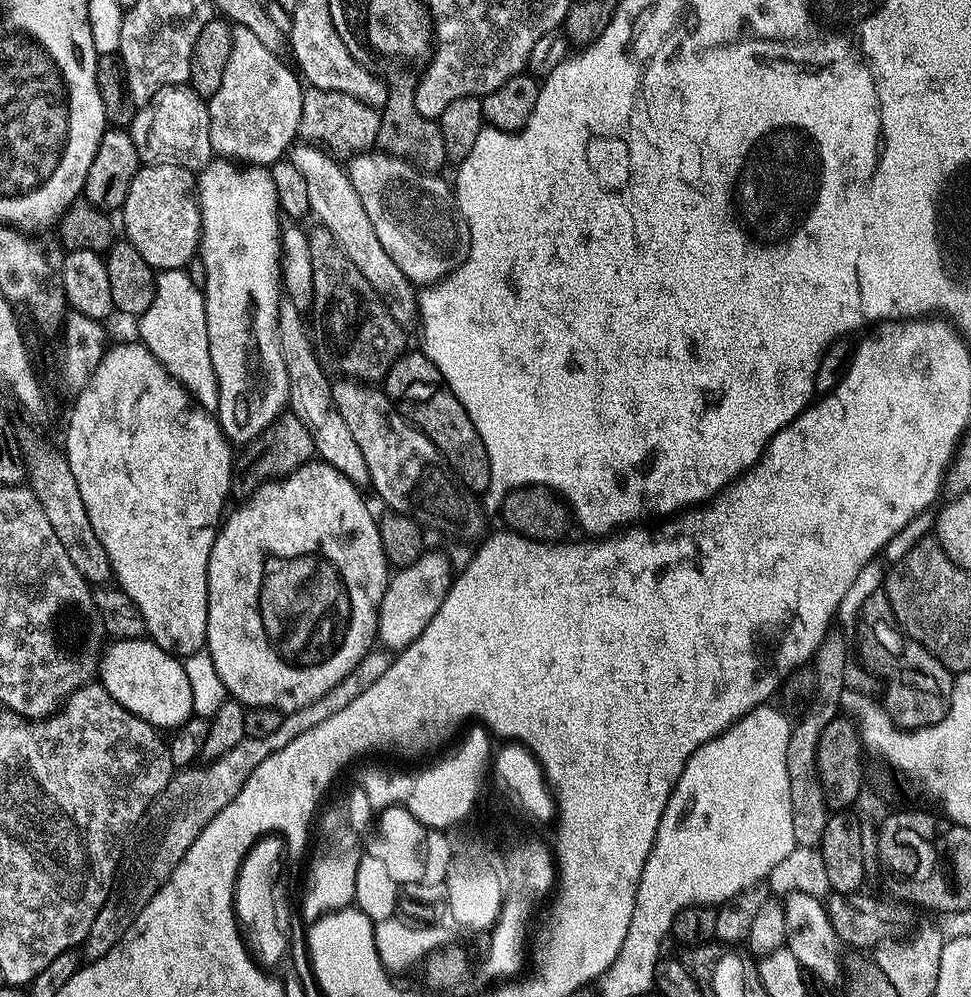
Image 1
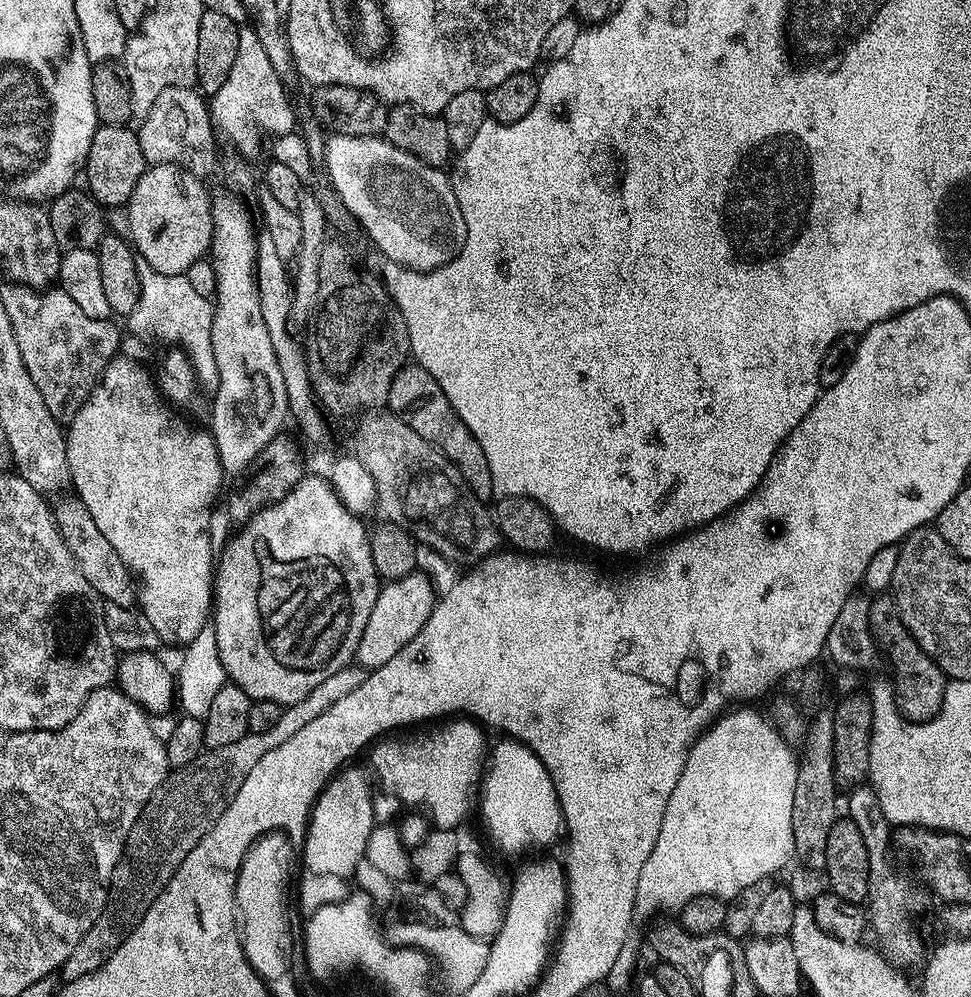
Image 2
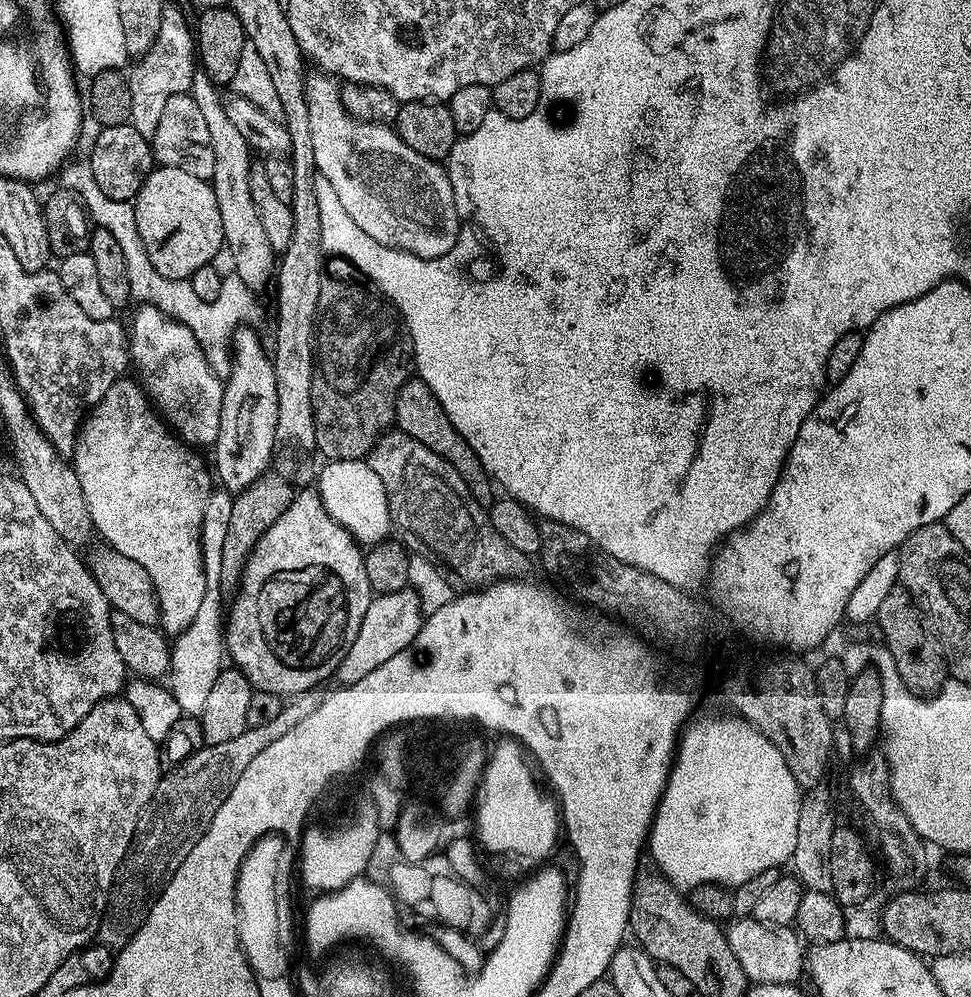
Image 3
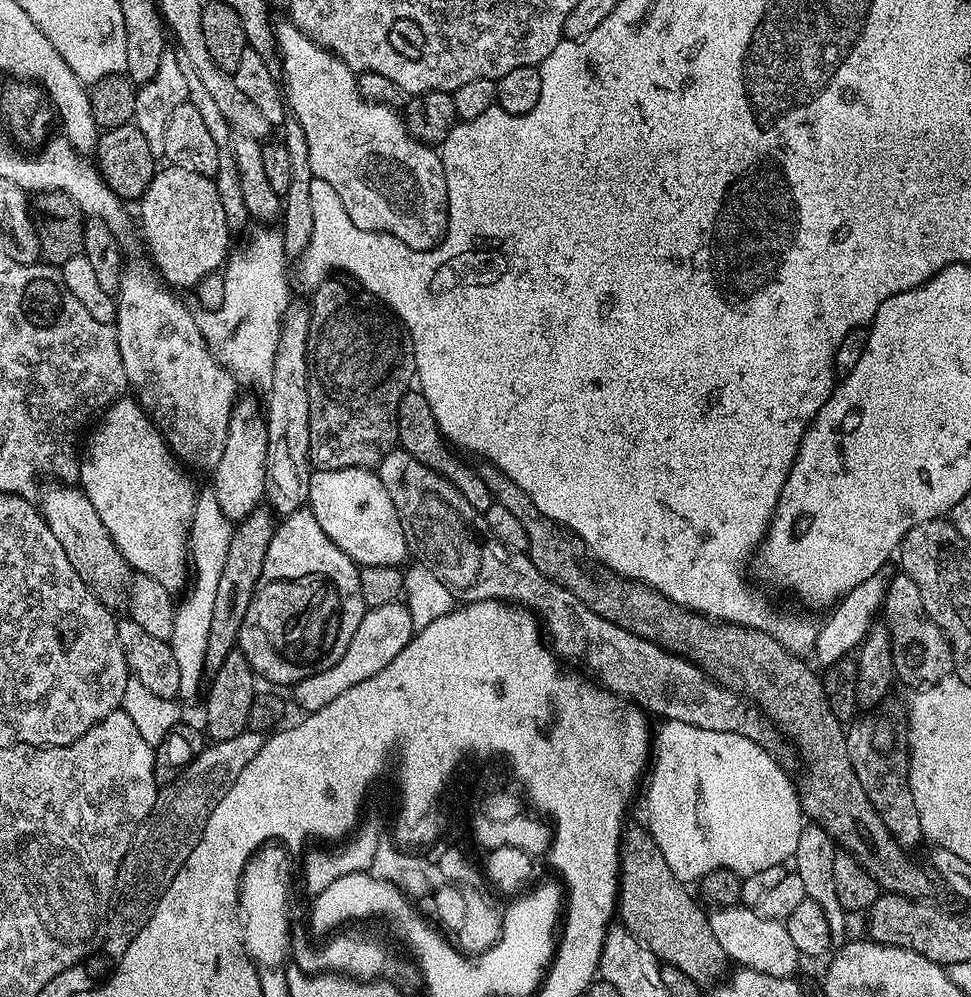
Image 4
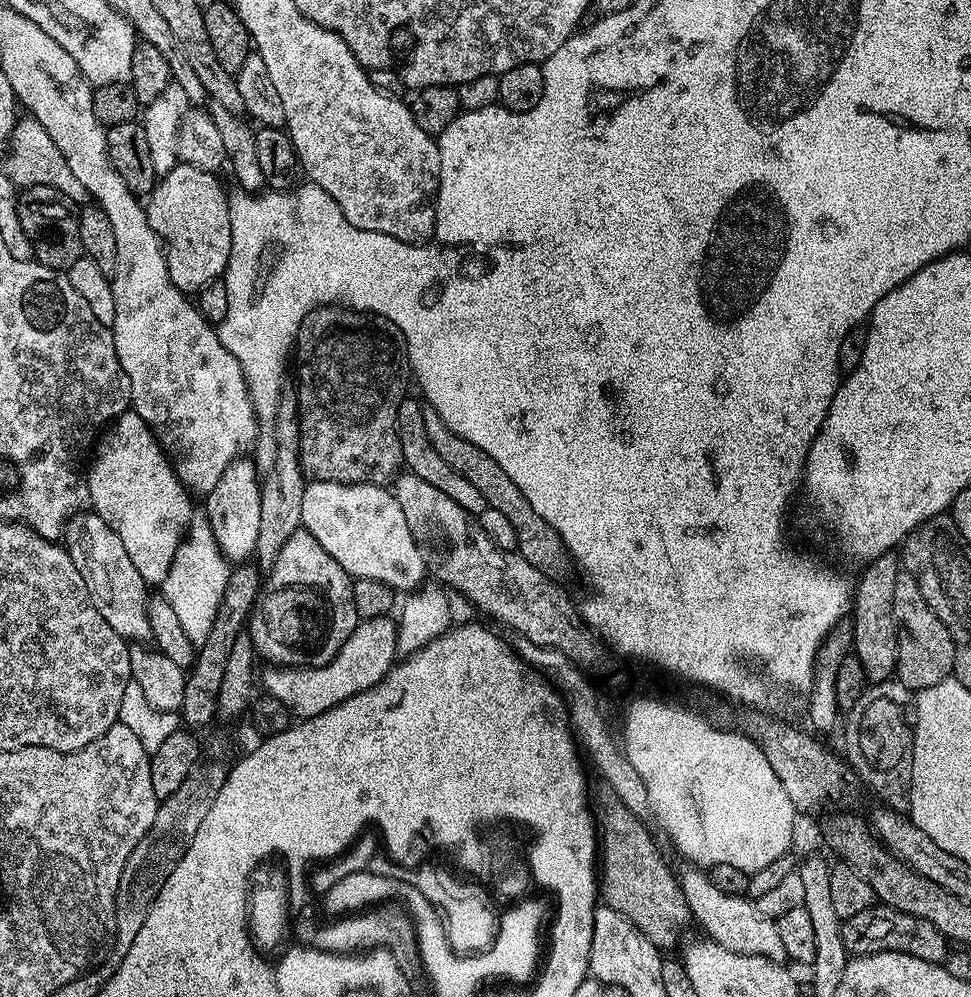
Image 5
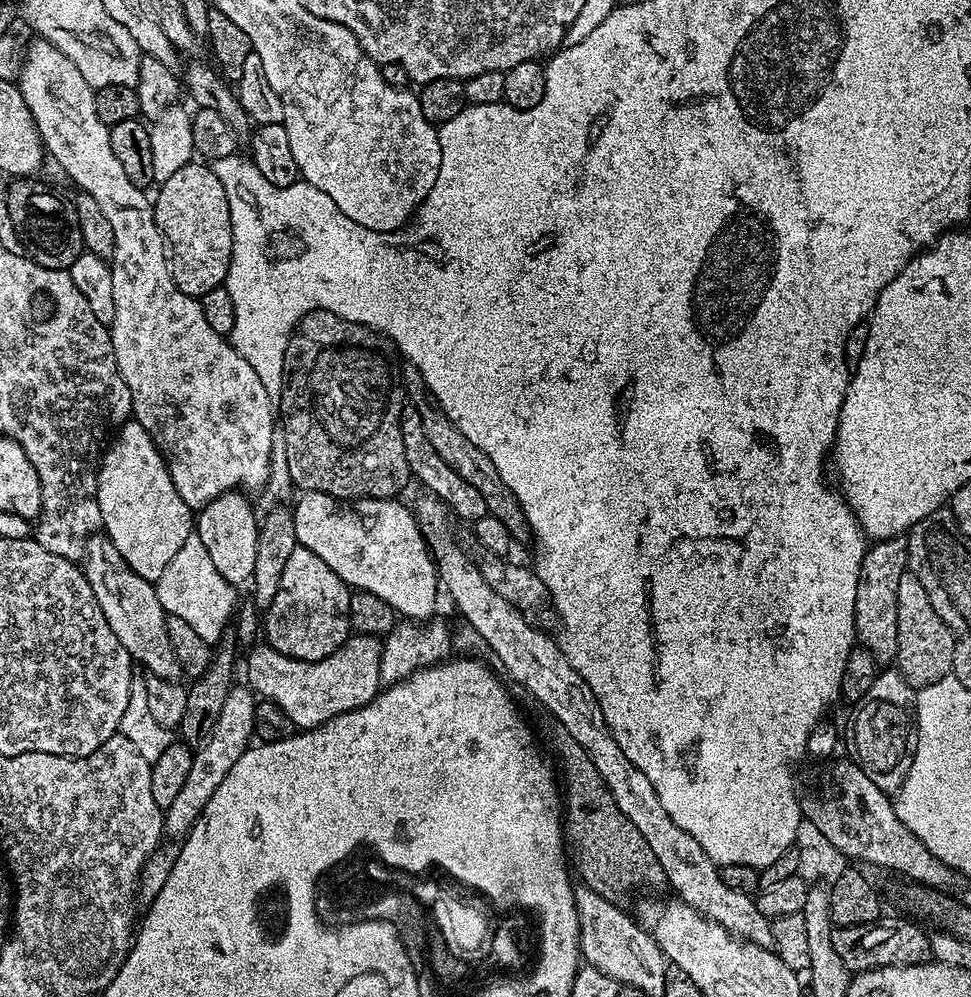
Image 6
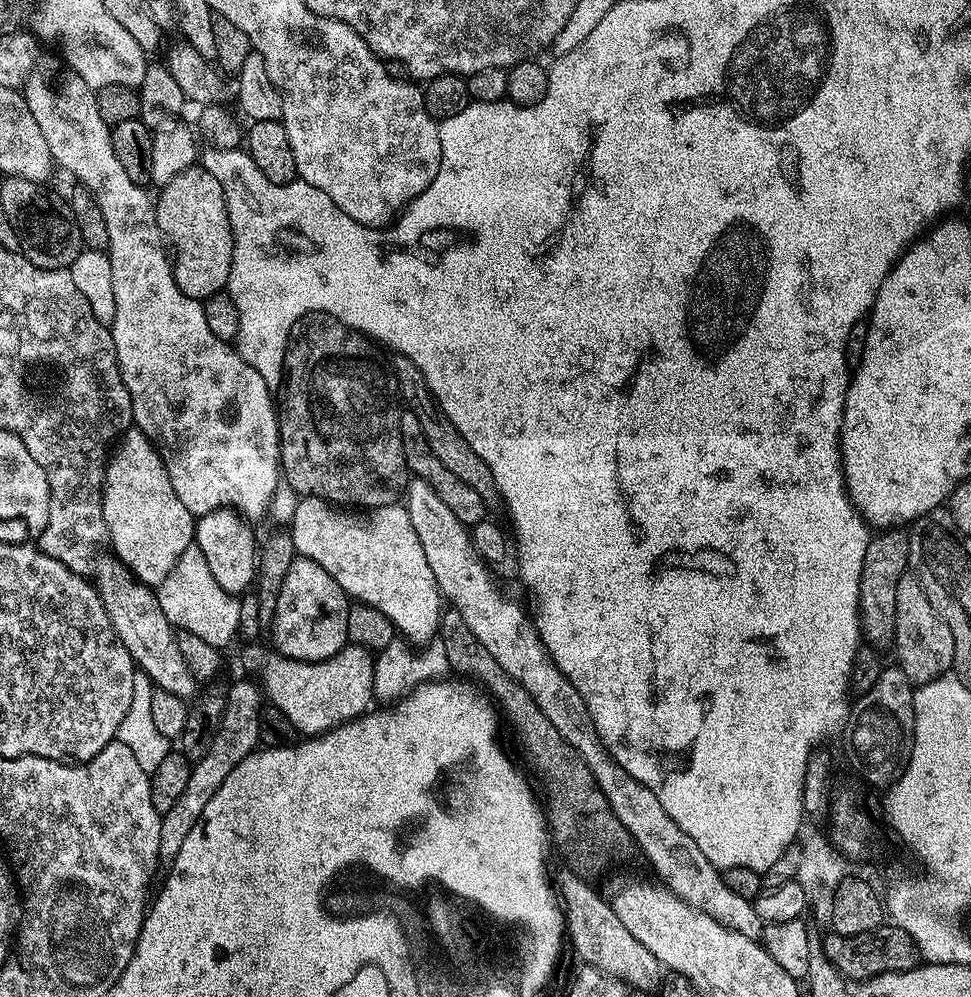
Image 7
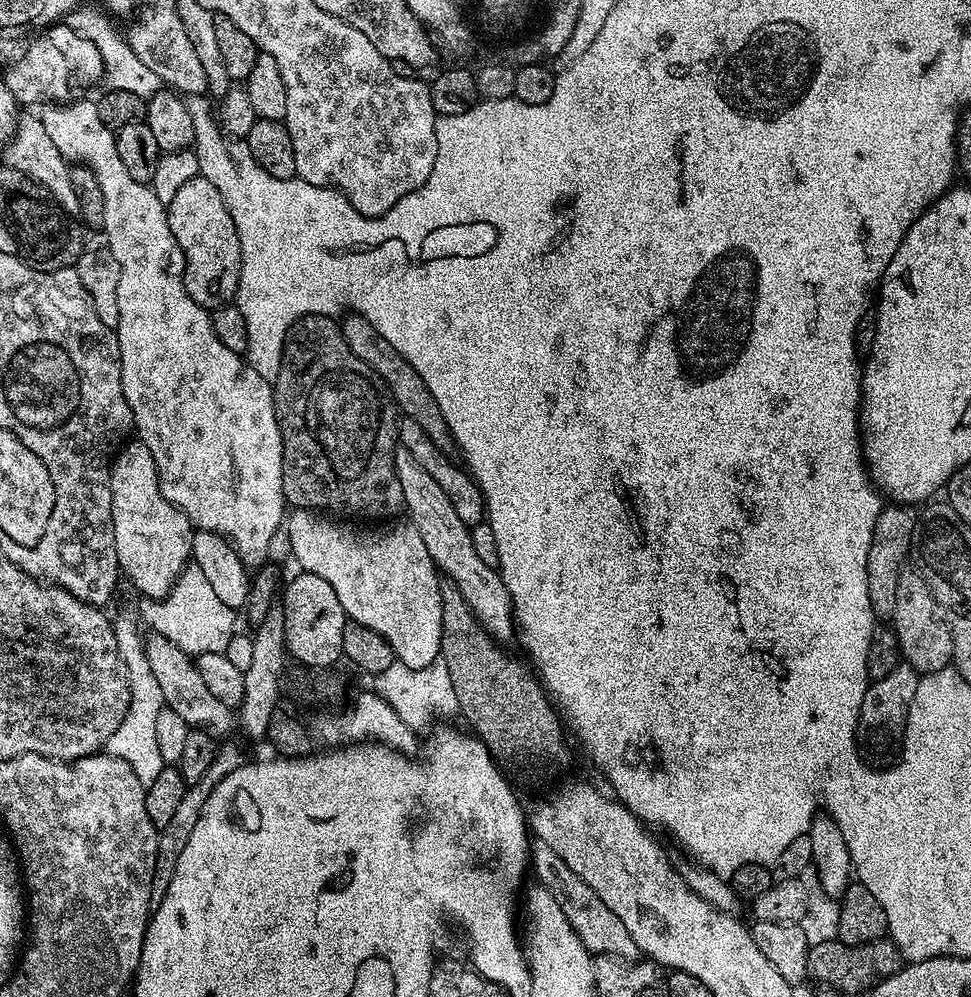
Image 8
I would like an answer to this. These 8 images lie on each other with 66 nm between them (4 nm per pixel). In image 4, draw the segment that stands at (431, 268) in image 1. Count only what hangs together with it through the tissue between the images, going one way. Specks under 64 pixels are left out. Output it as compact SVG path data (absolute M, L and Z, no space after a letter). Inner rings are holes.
M285 22L285 24L279 25L277 23L274 28L274 35L276 38L276 52L279 53L279 56L281 55L280 68L284 71L284 80L282 76L282 92L286 97L287 107L290 109L290 116L305 131L306 143L309 146L310 170L313 172L315 179L334 186L334 194L338 194L338 198L344 207L344 213L348 215L350 222L354 222L354 226L358 226L362 230L390 234L394 238L398 238L398 242L402 242L419 252L436 247L443 240L448 229L446 174L442 170L439 151L431 144L424 144L421 140L415 140L408 132L408 127L404 125L403 115L393 105L376 104L373 100L367 100L360 92L357 73L348 68L346 62L342 62L334 53L313 42L305 32L298 30L295 24Z

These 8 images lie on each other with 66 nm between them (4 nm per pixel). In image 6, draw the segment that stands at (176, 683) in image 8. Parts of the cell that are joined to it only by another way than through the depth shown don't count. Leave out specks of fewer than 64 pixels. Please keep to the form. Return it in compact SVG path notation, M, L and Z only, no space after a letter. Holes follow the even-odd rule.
M106 534L89 536L84 541L84 558L82 571L90 582L90 590L94 590L94 598L98 602L98 610L106 614L106 622L110 622L110 630L118 637L118 642L126 646L137 665L151 674L169 682L181 679L180 663L174 654L174 646L170 646L168 619L158 602L156 585L153 581L139 576L118 554L114 542Z

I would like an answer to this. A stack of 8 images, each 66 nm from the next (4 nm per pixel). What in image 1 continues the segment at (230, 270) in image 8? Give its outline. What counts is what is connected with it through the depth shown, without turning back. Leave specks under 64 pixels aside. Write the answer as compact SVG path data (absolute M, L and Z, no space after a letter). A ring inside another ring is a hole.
M145 164L130 182L130 194L122 209L124 215L124 232L129 244L146 258L154 270L169 268L183 269L194 259L200 247L200 201L198 199L198 180L193 169L183 168L177 164Z

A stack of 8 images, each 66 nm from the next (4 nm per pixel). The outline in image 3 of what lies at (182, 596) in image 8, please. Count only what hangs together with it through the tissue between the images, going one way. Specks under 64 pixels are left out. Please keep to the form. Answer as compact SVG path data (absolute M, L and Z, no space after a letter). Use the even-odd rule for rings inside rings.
M213 487L202 514L202 530L200 545L202 546L202 566L206 574L206 594L202 597L202 607L186 630L171 641L172 667L170 669L170 691L178 701L181 713L186 716L199 717L205 709L210 690L217 681L222 668L226 664L226 645L222 629L222 608L220 612L220 579L222 578L222 546L226 546L226 529L230 527L230 510L233 493L223 487Z

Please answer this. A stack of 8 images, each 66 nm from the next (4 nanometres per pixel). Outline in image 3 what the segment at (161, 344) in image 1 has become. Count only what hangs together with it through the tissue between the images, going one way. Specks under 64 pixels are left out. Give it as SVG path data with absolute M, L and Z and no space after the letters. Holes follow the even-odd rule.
M73 159L65 163L59 169L59 187L64 190L71 190L80 197L84 211L88 214L88 219L93 225L102 230L110 230L114 234L114 239L118 241L118 246L122 254L126 254L126 278L130 278L130 290L132 300L153 304L158 310L162 310L166 315L173 316L178 322L182 322L198 338L198 346L206 354L206 362L218 374L223 373L230 364L230 345L232 336L235 335L238 322L252 322L256 316L256 296L257 293L251 288L247 288L235 274L225 275L222 294L214 302L202 302L202 298L197 298L190 290L188 280L171 280L162 278L154 266L150 266L150 258L146 258L146 246L142 246L142 238L138 234L136 225L136 209L127 200L110 198L102 189L98 187L98 182L94 182L94 170L90 170L87 159Z

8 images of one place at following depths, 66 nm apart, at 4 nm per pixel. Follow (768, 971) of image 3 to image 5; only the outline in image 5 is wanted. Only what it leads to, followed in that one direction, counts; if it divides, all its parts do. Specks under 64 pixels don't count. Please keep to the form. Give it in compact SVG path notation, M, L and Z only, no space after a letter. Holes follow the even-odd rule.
M688 866L683 873L679 873L678 879L682 886L682 894L686 894L688 909L692 911L692 920L700 923L700 928L705 937L722 946L726 950L742 953L744 955L758 955L766 957L774 962L785 963L787 961L786 948L782 938L779 937L775 919L765 916L756 908L755 901L749 897L725 894L714 886L711 875L707 871L699 872L699 867Z

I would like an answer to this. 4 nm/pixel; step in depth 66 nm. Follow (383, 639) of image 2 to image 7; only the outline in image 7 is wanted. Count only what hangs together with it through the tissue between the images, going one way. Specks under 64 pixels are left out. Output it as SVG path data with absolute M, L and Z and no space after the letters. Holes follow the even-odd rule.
M348 643L338 654L326 660L310 663L306 660L290 659L289 656L268 654L264 657L264 664L260 676L264 680L262 690L269 703L286 715L293 722L297 733L306 738L324 735L332 728L340 727L363 715L373 703L373 655L364 647Z

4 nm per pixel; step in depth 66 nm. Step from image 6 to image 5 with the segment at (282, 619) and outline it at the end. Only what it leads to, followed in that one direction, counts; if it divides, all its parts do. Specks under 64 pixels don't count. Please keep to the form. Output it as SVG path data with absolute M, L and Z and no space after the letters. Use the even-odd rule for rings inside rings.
M303 530L290 535L272 567L267 569L252 615L248 617L246 631L253 640L255 655L269 665L280 667L326 666L342 650L343 643L350 638L358 623L352 582L353 577L342 570L342 566L338 566L322 546L318 546L318 538Z

